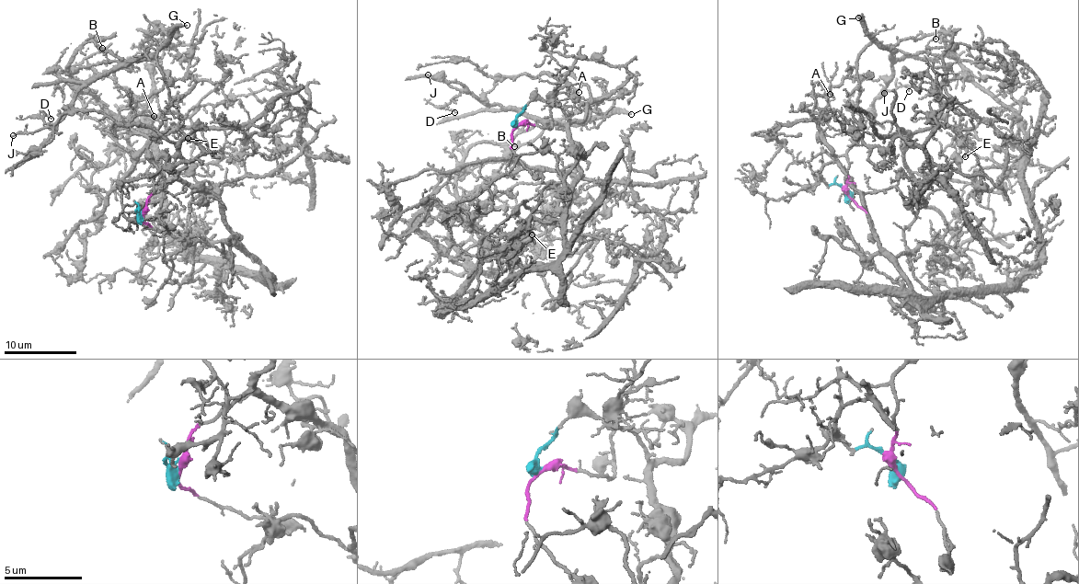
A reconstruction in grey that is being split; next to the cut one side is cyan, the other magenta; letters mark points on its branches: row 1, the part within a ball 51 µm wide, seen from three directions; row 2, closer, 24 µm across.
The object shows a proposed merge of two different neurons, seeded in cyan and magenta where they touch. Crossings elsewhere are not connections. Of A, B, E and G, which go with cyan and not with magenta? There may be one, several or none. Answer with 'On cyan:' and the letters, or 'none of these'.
On cyan: A, E

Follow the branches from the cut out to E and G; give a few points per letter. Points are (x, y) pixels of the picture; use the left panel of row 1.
E: (142, 216), (177, 177), (261, 269), (186, 251), (167, 225), (150, 125), (210, 81), (176, 126), (189, 138)
G: (142, 216), (146, 200), (163, 187), (164, 177), (148, 147), (170, 101), (157, 51), (175, 29), (187, 25)

